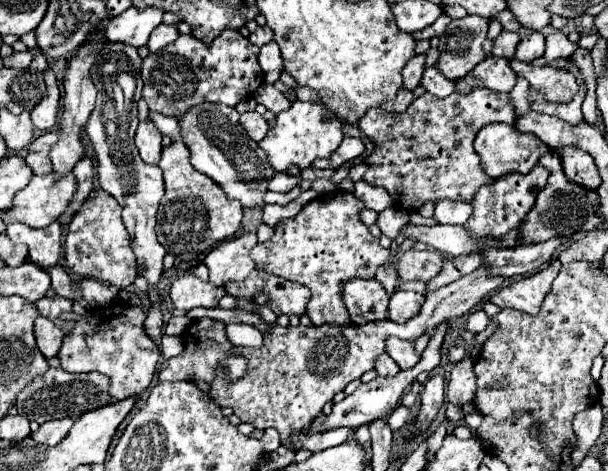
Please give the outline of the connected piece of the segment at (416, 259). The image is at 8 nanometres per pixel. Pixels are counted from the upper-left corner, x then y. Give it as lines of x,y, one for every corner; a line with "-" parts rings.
405,251
393,265
399,281
431,281
441,269
443,255
437,251

